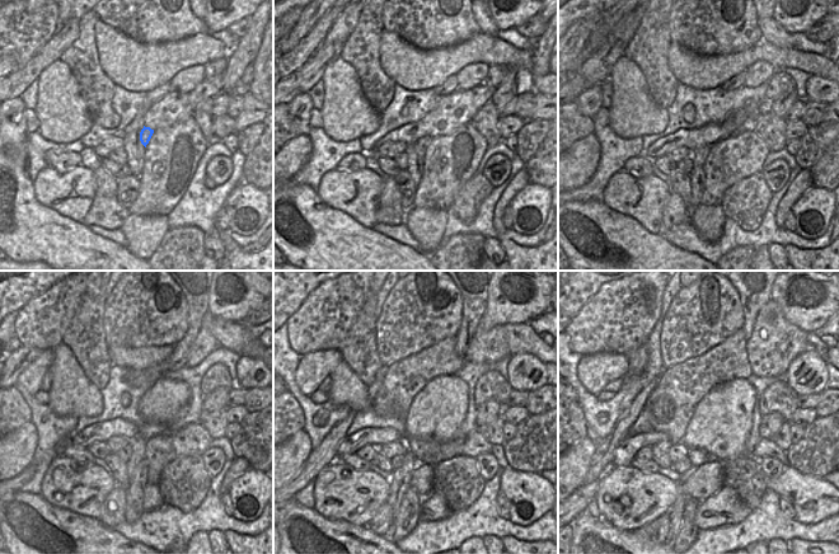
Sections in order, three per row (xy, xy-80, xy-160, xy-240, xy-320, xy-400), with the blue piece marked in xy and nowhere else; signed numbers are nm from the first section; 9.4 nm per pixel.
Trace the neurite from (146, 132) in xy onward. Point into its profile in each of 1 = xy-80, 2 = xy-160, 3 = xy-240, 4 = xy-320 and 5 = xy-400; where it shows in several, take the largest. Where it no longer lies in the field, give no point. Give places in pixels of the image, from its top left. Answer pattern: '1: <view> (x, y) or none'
1: xy-80 (421, 145)
2: xy-160 (699, 155)
3: xy-240 (137, 445)
4: xy-320 (399, 478)
5: xy-400 (676, 512)

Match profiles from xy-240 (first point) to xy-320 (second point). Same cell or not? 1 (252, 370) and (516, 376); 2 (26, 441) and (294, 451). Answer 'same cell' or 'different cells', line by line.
1: same cell
2: same cell

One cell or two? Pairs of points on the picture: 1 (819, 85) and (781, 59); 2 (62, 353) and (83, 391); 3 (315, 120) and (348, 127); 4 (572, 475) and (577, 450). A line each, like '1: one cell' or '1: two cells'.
1: two cells
2: one cell
3: two cells
4: one cell

